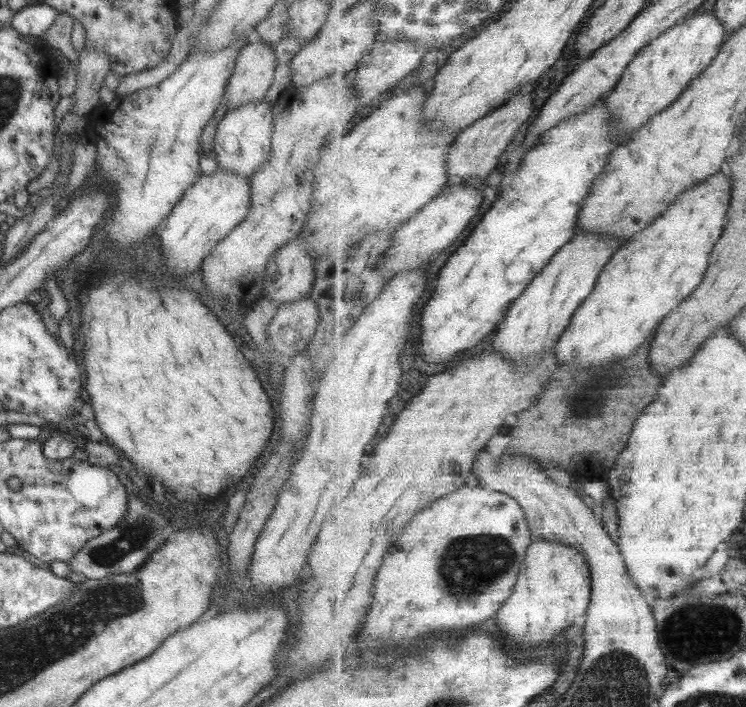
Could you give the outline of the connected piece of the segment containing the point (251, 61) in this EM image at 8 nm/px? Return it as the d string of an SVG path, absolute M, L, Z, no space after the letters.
M253 38L239 52L221 105L227 111L263 100L275 80L275 46Z

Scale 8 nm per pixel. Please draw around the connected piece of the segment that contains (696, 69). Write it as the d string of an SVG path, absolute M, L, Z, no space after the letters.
M714 10L698 12L659 36L640 52L627 68L626 75L615 91L607 97L609 110L615 114L615 126L621 134L619 142L622 150L625 150L637 130L644 128L655 116L681 100L691 84L700 79L720 56L727 36L727 28Z

